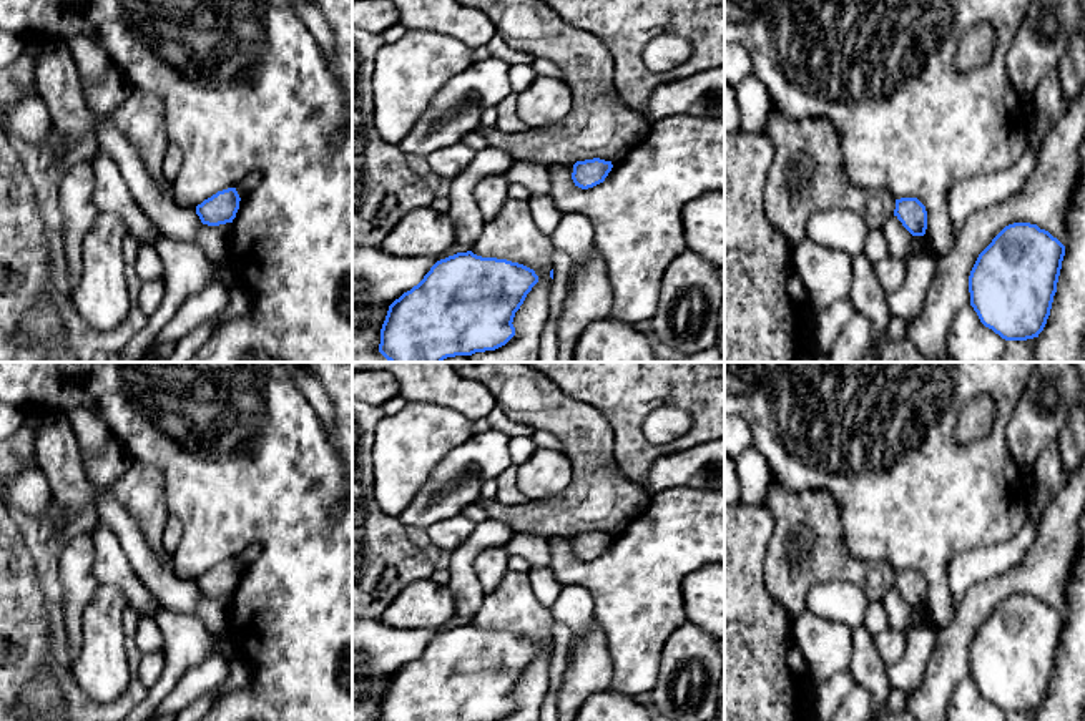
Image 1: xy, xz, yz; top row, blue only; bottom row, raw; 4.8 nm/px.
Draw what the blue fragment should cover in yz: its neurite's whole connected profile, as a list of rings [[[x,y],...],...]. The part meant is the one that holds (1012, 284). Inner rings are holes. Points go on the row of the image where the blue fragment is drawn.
[[[1030,223],[1005,226],[979,254],[970,276],[970,306],[980,322],[1005,341],[1038,337],[1050,316],[1065,246],[1048,231]]]

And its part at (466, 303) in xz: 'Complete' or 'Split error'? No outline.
Complete

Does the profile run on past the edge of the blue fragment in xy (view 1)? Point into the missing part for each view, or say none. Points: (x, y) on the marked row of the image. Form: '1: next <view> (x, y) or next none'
1: next none

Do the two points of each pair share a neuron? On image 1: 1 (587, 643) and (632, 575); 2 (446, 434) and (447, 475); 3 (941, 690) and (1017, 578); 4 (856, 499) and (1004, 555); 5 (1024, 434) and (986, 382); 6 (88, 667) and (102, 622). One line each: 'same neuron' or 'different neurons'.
1: different neurons
2: different neurons
3: same neuron
4: different neurons
5: different neurons
6: same neuron

